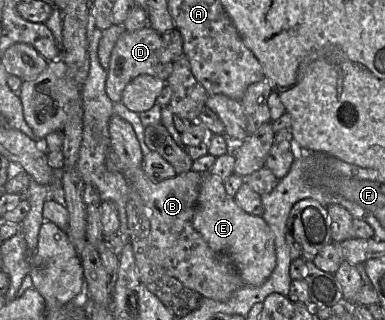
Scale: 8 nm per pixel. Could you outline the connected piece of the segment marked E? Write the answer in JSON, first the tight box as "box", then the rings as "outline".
{"box":[193,172,276,286],"outline":[[[210,172],[202,173],[193,227],[213,251],[229,257],[245,286],[261,286],[276,265],[274,235],[261,216],[251,215],[238,206],[227,194],[223,183],[220,177]]]}

